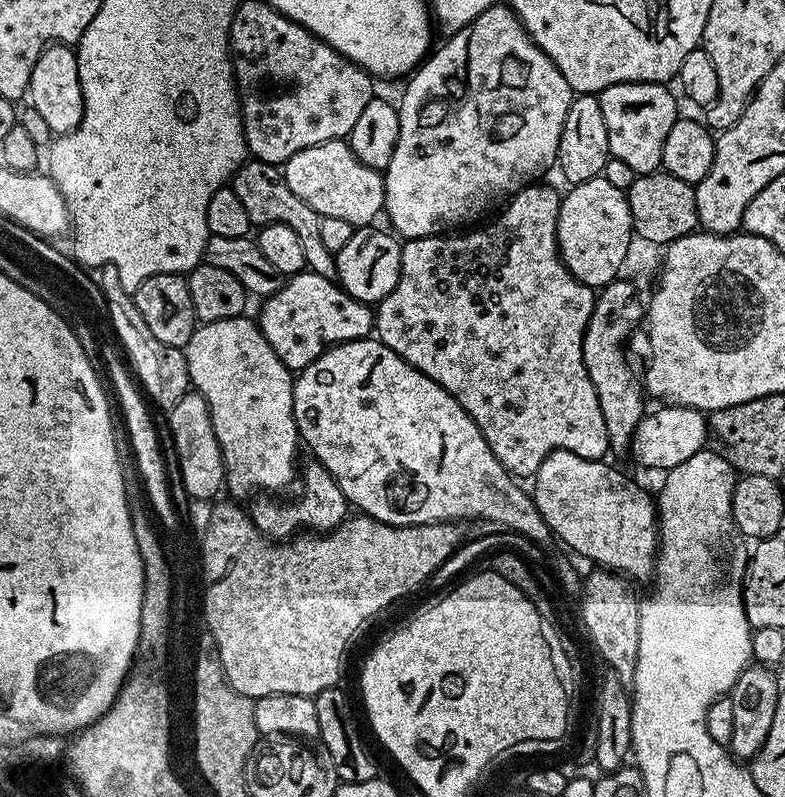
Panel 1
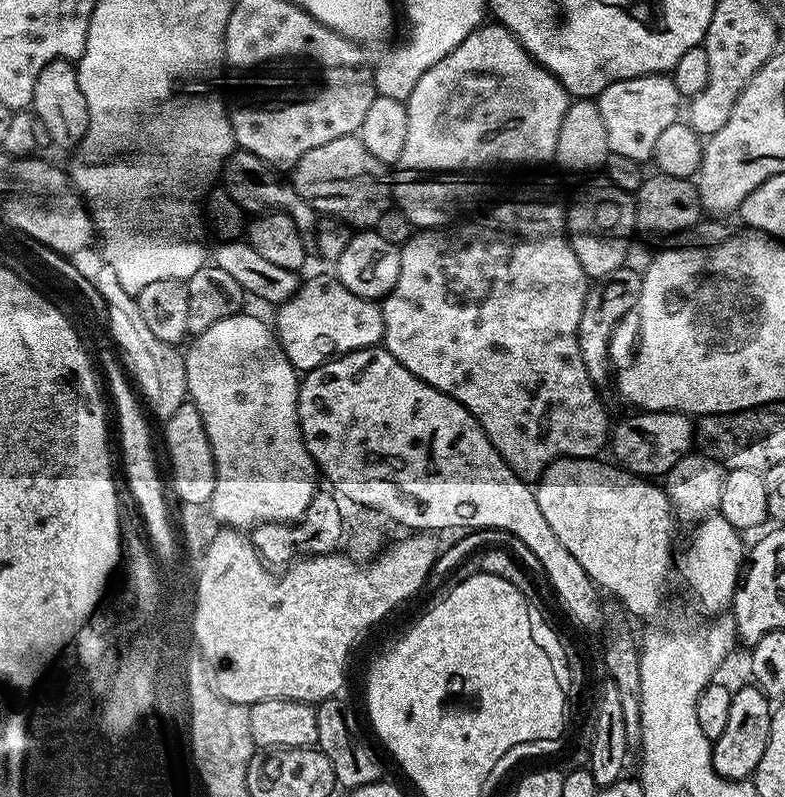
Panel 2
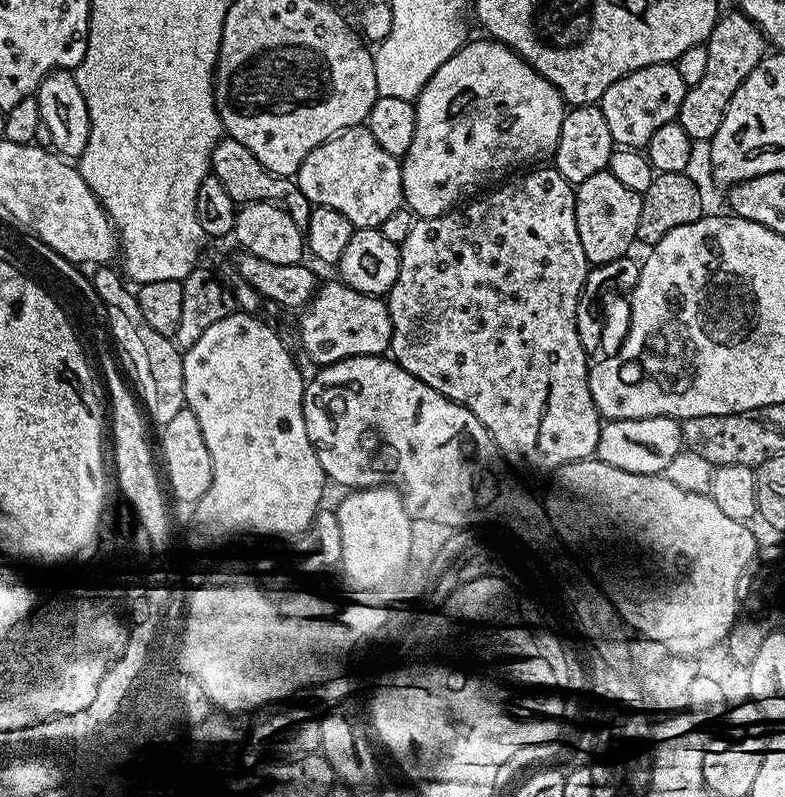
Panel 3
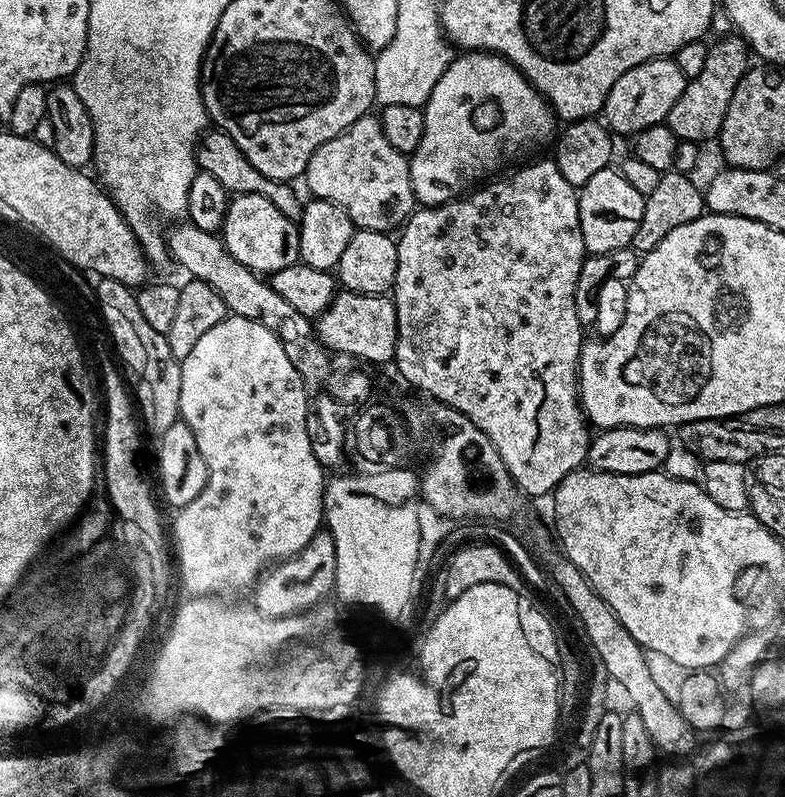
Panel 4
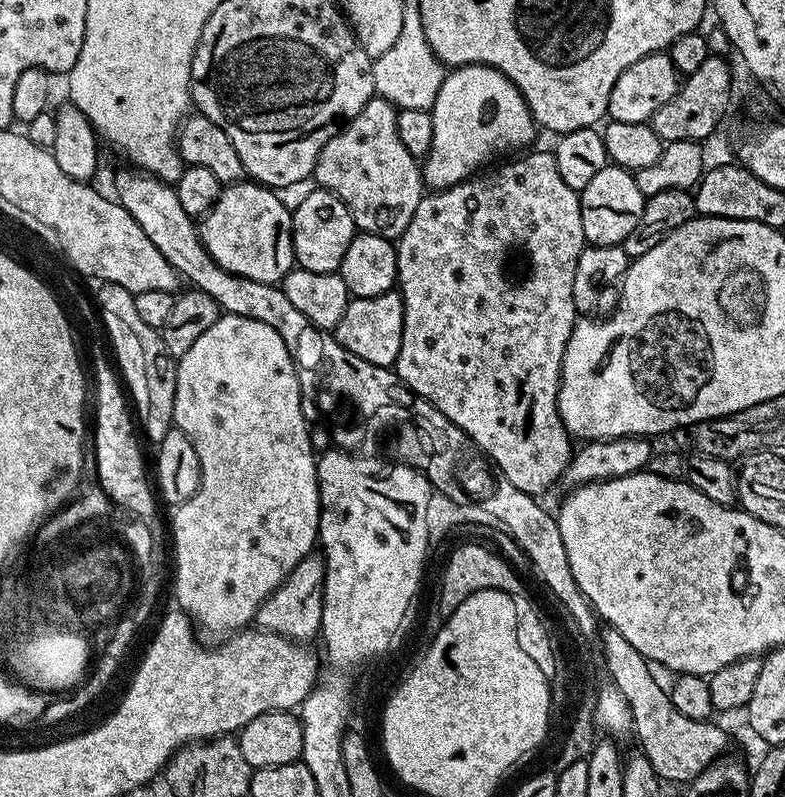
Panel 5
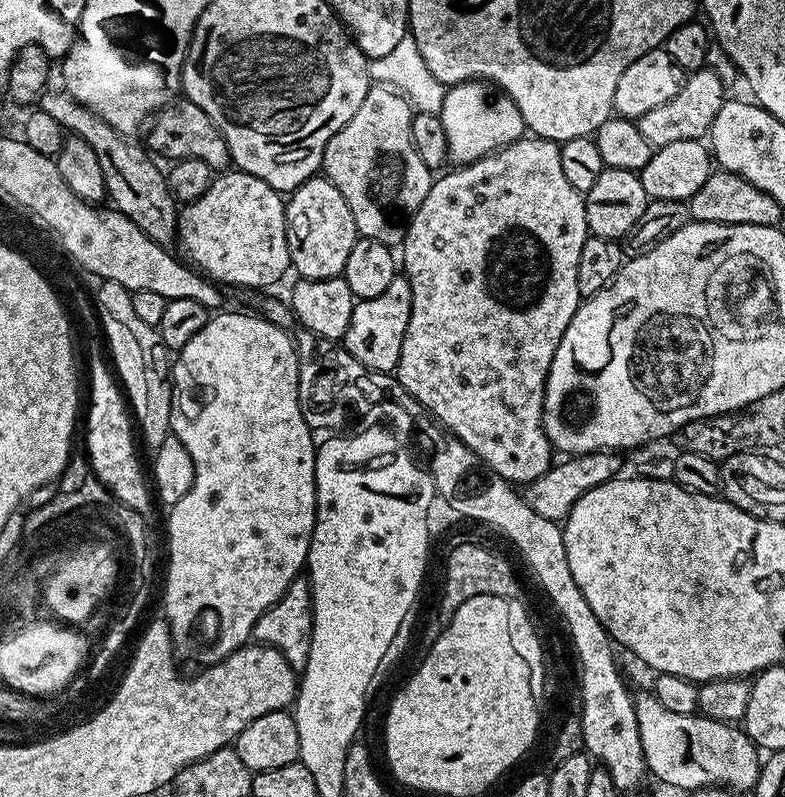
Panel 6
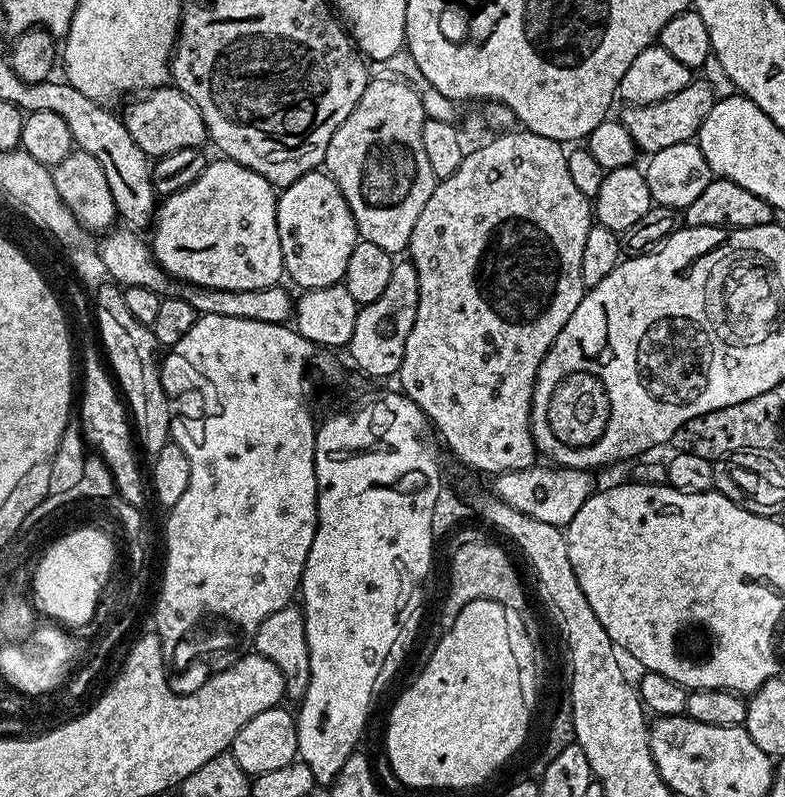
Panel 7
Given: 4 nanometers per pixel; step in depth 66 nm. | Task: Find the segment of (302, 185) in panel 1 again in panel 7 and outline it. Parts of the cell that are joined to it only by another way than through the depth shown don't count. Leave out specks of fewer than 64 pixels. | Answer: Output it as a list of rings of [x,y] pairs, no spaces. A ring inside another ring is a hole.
[[[369,79],[350,118],[334,130],[334,138],[330,138],[330,146],[326,146],[322,168],[332,177],[338,190],[342,190],[342,198],[346,198],[350,206],[359,239],[374,242],[374,246],[382,246],[382,250],[387,252],[400,254],[407,249],[410,234],[414,234],[414,222],[418,222],[422,206],[430,202],[430,194],[438,181],[434,170],[430,170],[426,149],[422,146],[422,126],[426,119],[422,98],[408,81],[384,79],[388,80]]]

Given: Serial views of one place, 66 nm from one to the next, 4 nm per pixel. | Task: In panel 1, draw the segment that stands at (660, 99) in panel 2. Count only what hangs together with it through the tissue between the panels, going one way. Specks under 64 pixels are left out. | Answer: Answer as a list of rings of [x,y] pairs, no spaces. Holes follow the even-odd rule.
[[[626,82],[598,93],[602,118],[606,118],[606,138],[611,159],[626,162],[626,166],[638,174],[654,172],[661,167],[666,134],[670,134],[670,126],[674,126],[678,118],[676,100],[670,89],[663,84]]]

